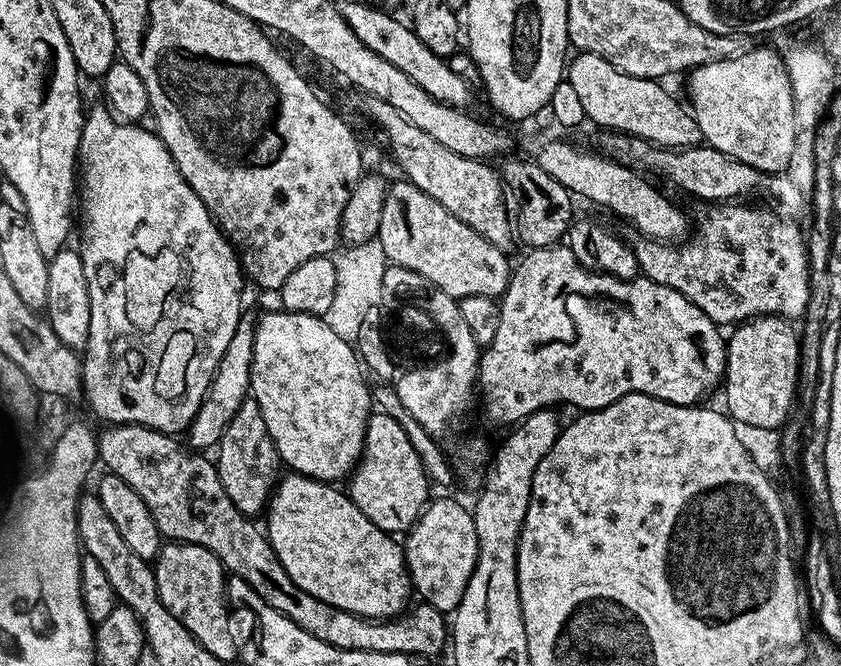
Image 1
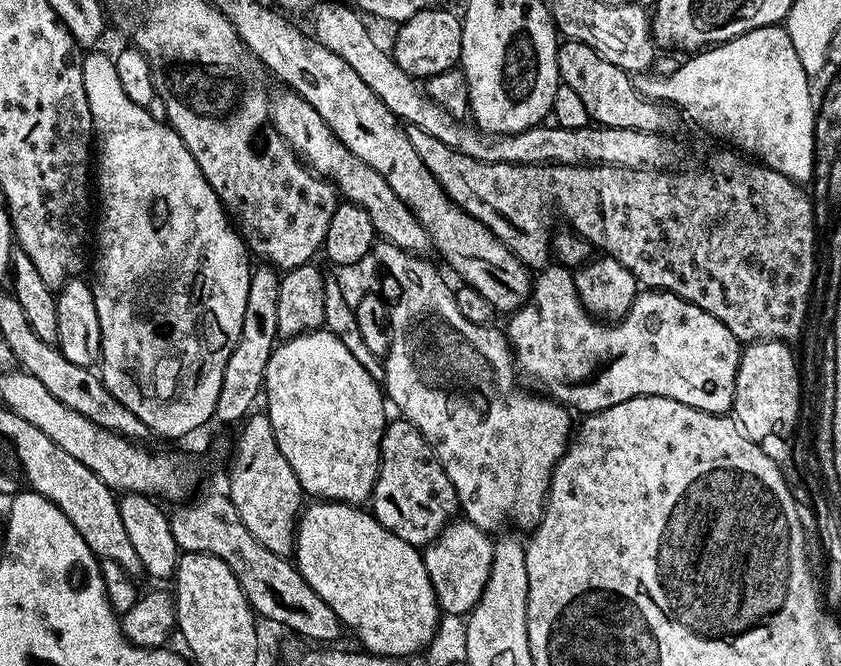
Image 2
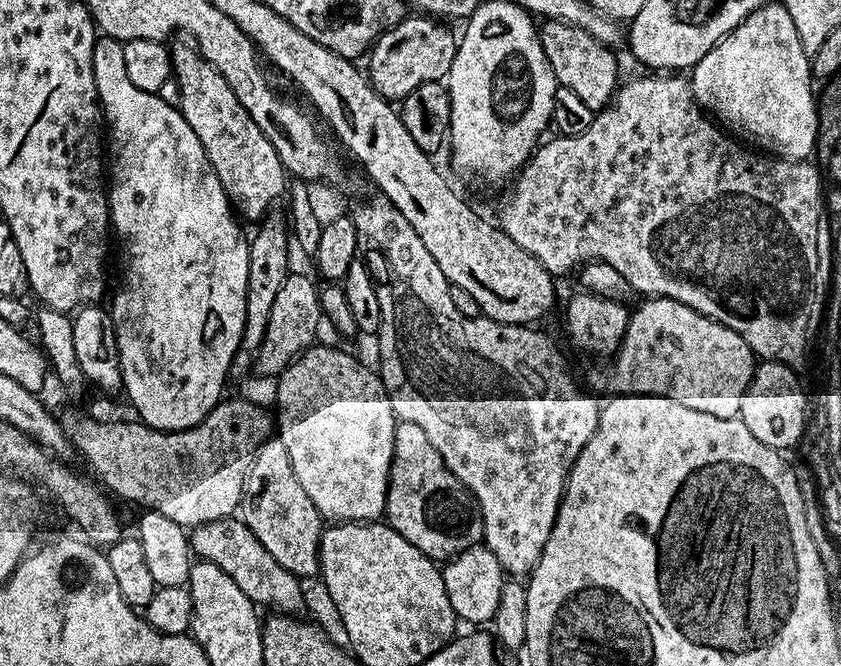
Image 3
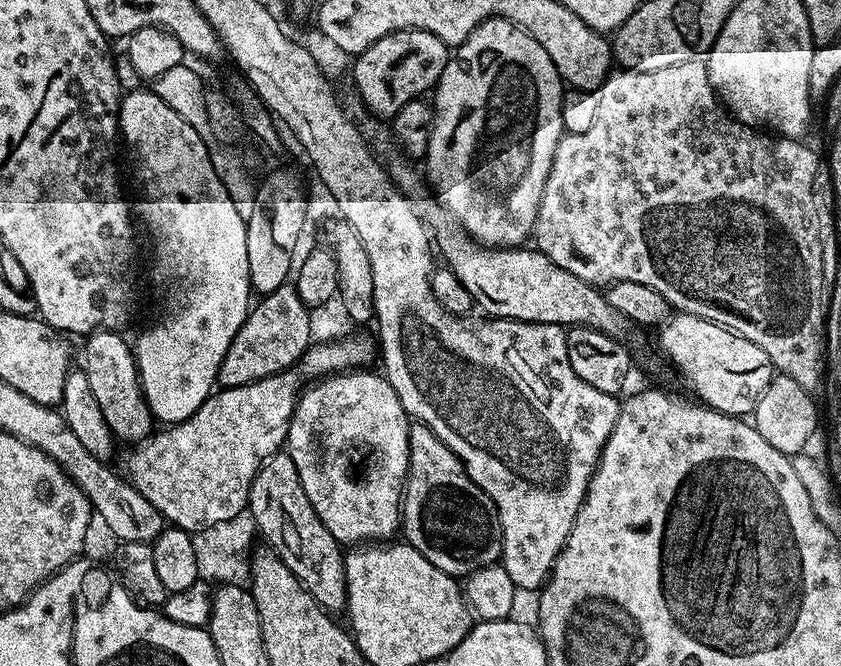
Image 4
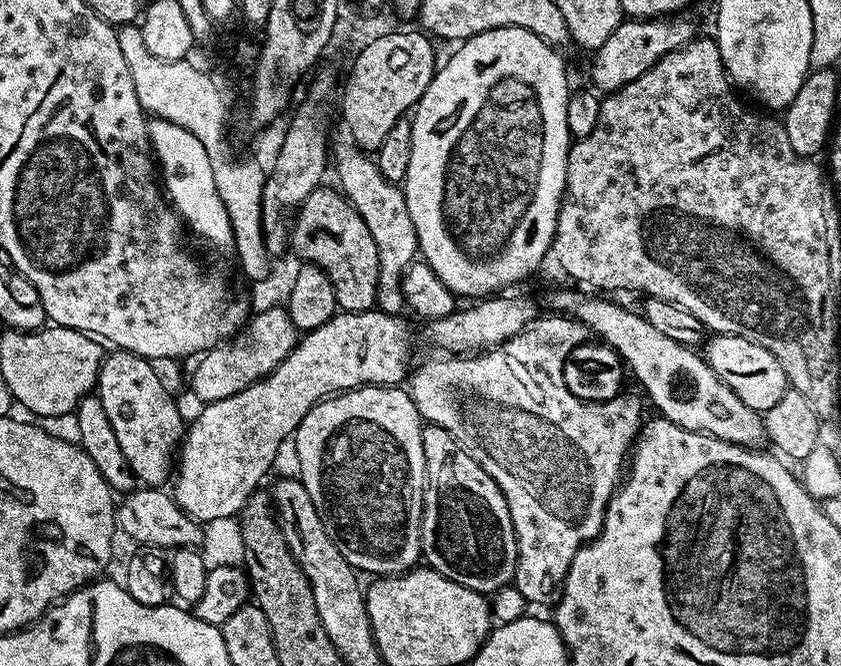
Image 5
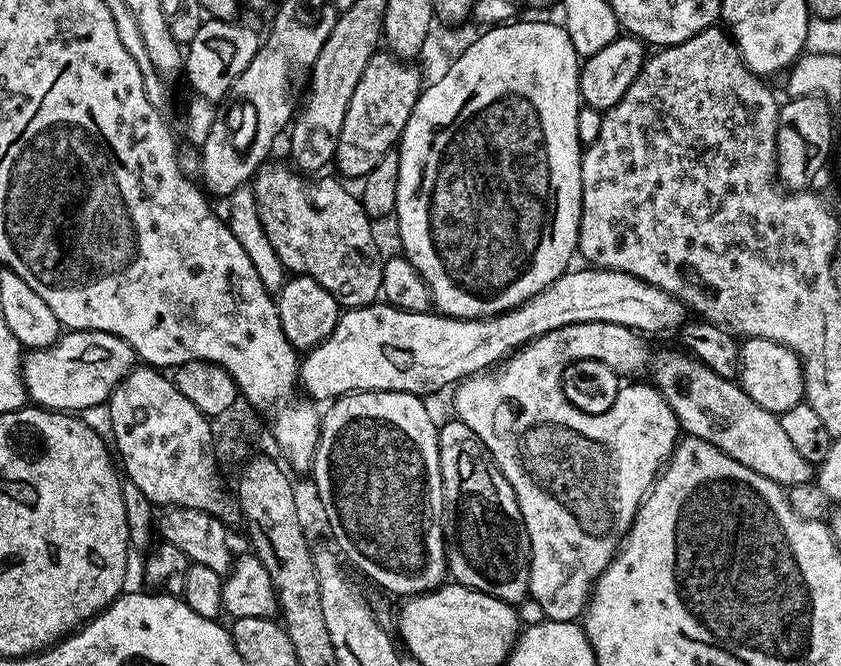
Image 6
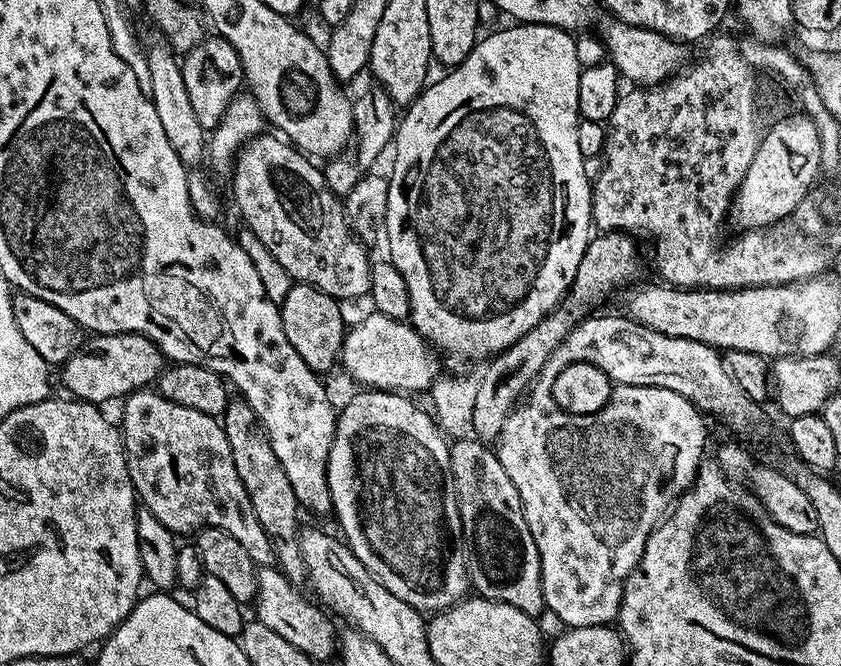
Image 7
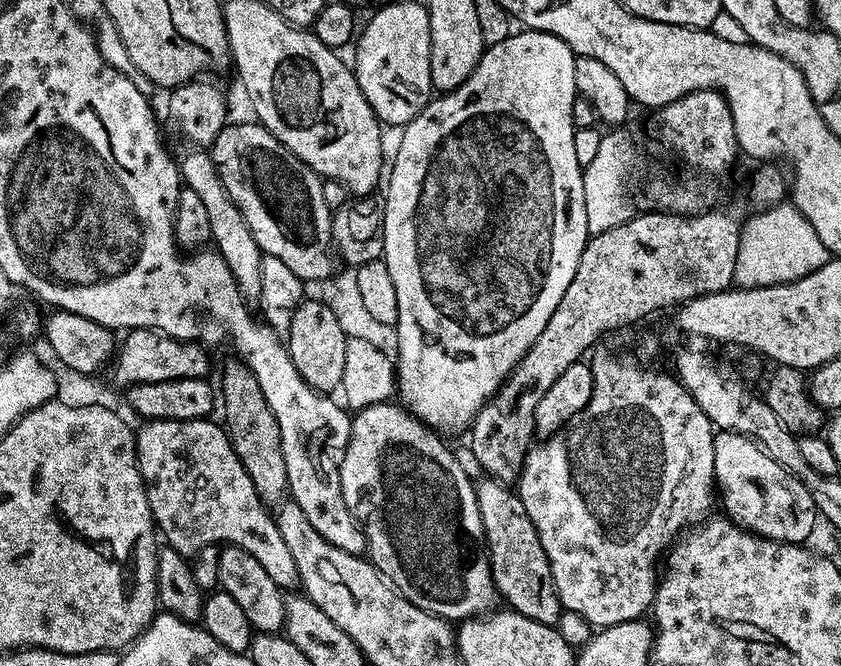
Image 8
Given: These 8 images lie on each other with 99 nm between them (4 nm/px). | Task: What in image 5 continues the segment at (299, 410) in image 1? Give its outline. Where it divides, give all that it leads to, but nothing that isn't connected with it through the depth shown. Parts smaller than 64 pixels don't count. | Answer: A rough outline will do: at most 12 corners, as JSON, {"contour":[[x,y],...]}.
{"contour":[[403,387],[321,400],[298,479],[357,573],[421,563],[428,459]]}

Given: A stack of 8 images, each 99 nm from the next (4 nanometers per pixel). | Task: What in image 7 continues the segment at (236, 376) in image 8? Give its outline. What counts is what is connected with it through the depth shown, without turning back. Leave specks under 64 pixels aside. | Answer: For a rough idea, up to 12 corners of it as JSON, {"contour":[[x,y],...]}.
{"contour":[[243,398],[222,423],[250,506],[291,584],[308,571],[302,509]]}

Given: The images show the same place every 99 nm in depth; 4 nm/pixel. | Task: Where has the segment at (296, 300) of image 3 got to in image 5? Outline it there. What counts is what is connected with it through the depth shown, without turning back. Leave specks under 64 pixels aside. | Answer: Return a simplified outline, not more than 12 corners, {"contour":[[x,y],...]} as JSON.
{"contour":[[287,307],[259,309],[192,368],[201,405],[246,390],[292,353]]}

